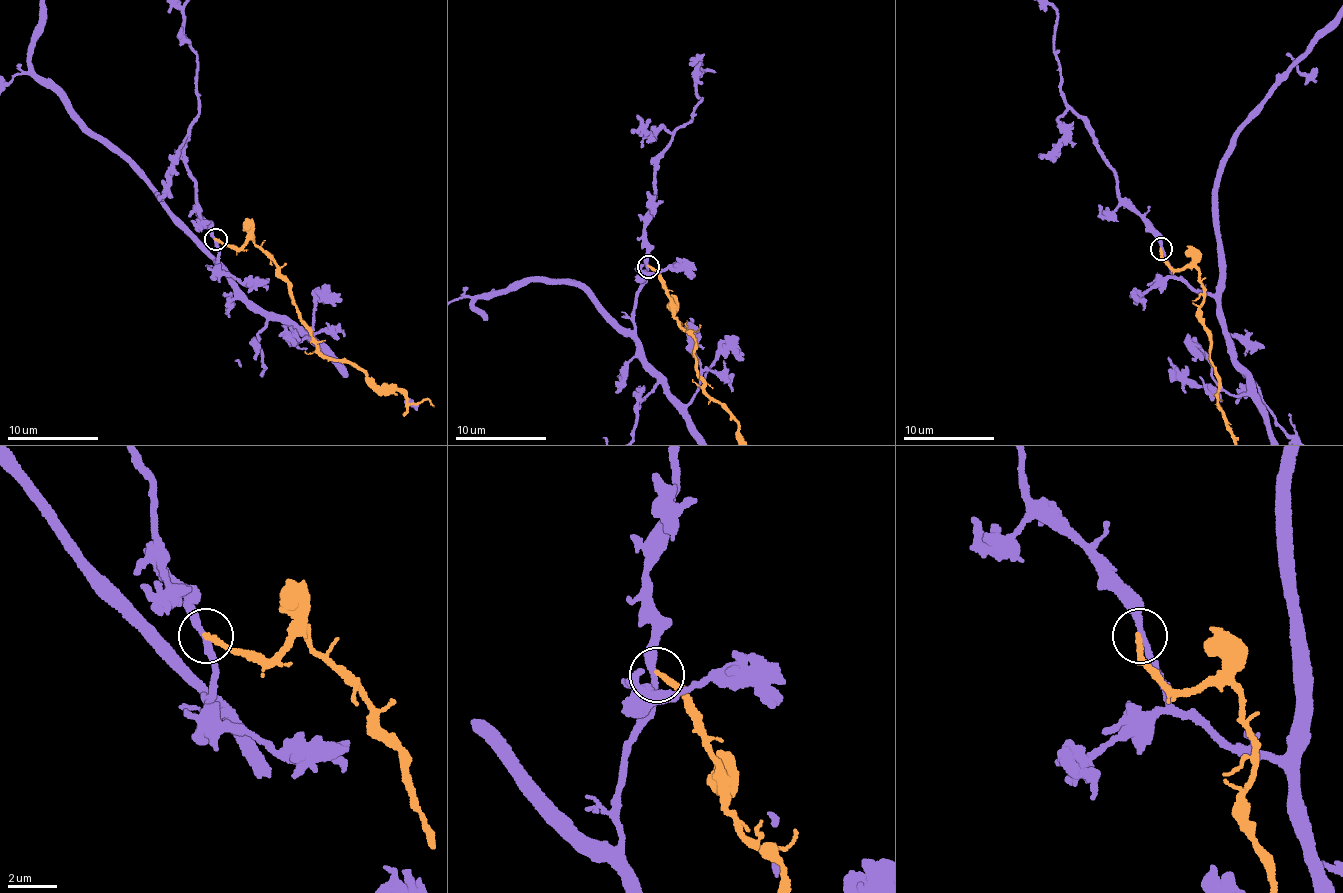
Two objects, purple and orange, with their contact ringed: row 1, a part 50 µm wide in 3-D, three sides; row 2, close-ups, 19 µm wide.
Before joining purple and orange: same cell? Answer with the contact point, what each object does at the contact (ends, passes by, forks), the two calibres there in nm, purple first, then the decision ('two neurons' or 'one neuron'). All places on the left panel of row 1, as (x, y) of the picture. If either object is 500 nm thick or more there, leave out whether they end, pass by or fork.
at (215, 239); purple passes by; orange ends there; 240 nm thick on the purple side, 220 nm on the other; two neurons

